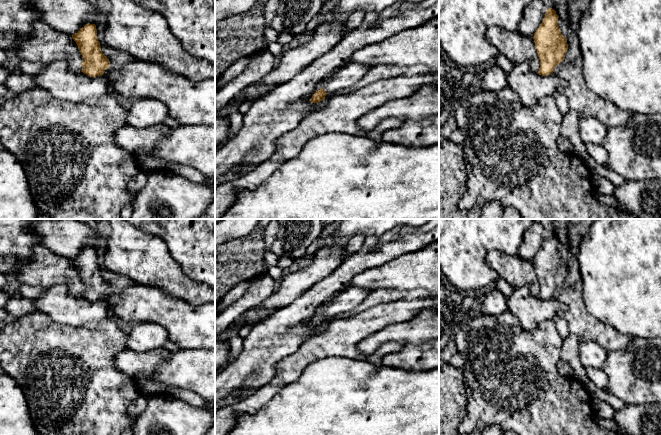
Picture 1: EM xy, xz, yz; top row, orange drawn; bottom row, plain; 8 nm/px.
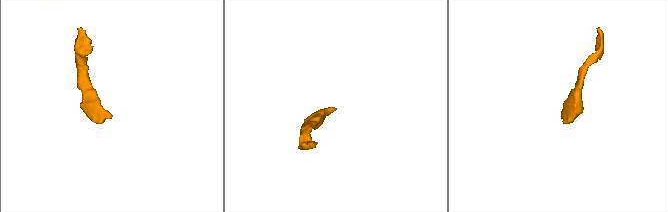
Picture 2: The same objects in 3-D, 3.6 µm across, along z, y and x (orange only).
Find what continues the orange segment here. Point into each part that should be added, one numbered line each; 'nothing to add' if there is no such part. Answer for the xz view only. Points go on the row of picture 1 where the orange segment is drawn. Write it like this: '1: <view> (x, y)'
1: xz (348, 76)

